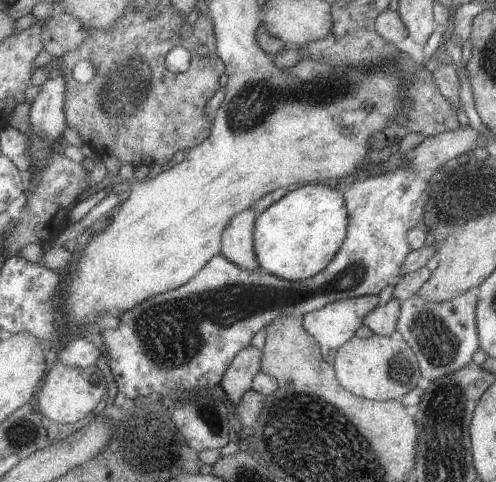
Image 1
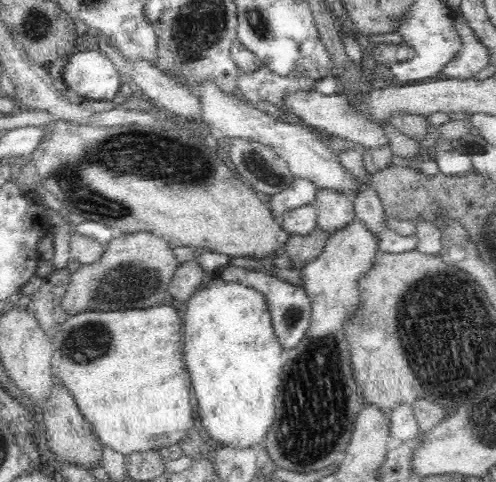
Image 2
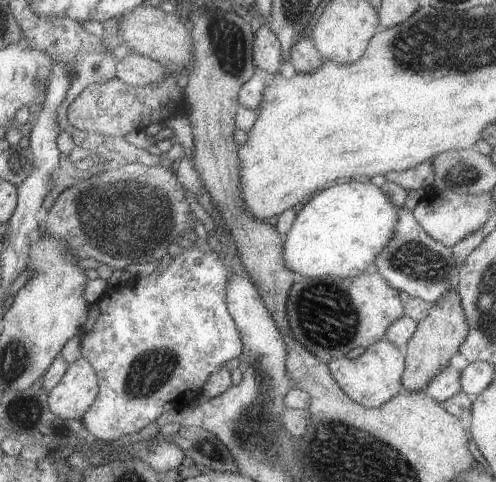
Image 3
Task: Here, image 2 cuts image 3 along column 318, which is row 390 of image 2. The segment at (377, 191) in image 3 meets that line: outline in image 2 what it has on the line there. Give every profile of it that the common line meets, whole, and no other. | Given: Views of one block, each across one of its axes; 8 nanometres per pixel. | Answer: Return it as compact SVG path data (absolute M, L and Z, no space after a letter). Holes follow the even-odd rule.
M220 272L204 276L198 290L186 302L184 360L198 398L198 416L202 418L208 434L218 442L230 442L238 446L262 444L268 428L274 424L276 396L288 360L286 348L276 334L272 304L268 302L264 292L240 280L228 280Z

